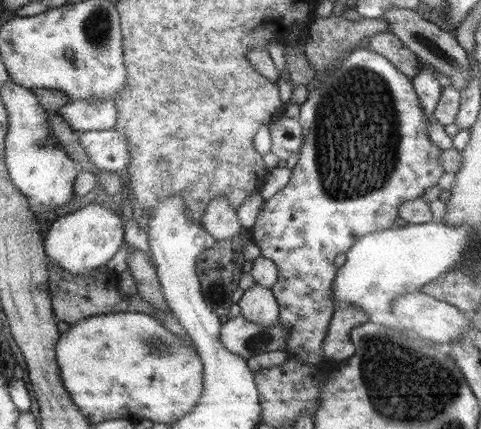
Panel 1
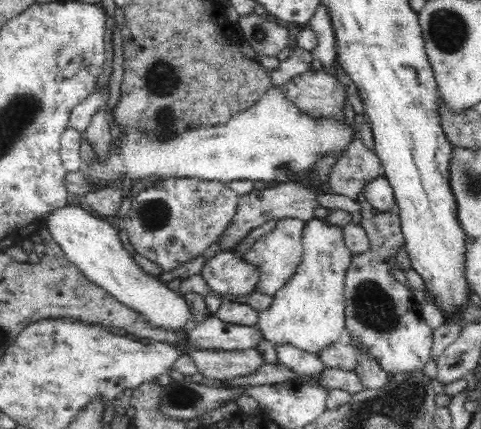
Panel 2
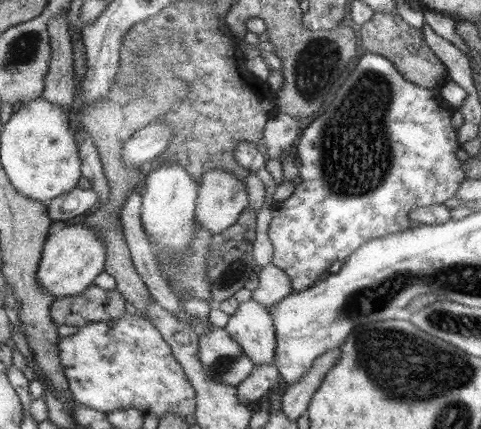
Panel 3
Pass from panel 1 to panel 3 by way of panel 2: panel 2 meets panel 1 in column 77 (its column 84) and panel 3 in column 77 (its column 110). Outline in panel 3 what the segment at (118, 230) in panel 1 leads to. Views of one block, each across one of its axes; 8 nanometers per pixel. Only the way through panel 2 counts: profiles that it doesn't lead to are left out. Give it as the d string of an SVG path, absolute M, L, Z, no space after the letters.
M85 222L75 226L59 226L53 230L45 244L37 270L39 288L49 294L53 300L63 296L79 296L83 294L93 280L105 270L105 246L97 240L97 236L85 226Z

